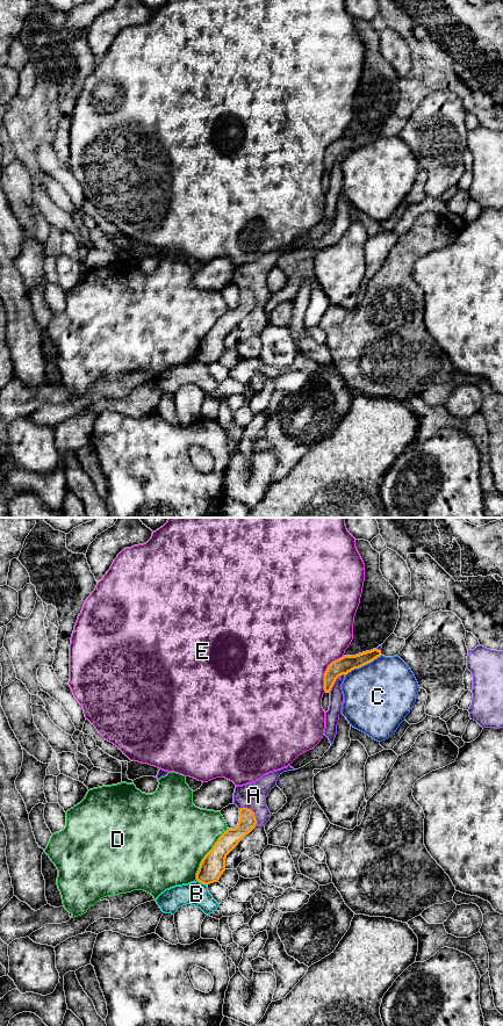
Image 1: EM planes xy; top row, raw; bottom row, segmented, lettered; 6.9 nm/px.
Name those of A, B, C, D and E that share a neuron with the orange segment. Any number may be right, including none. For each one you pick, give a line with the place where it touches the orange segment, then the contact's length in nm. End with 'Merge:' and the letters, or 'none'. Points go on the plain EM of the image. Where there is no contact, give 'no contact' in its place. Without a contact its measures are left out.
Merge: none

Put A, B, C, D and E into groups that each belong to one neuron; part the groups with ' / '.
A / B / C / D / E

